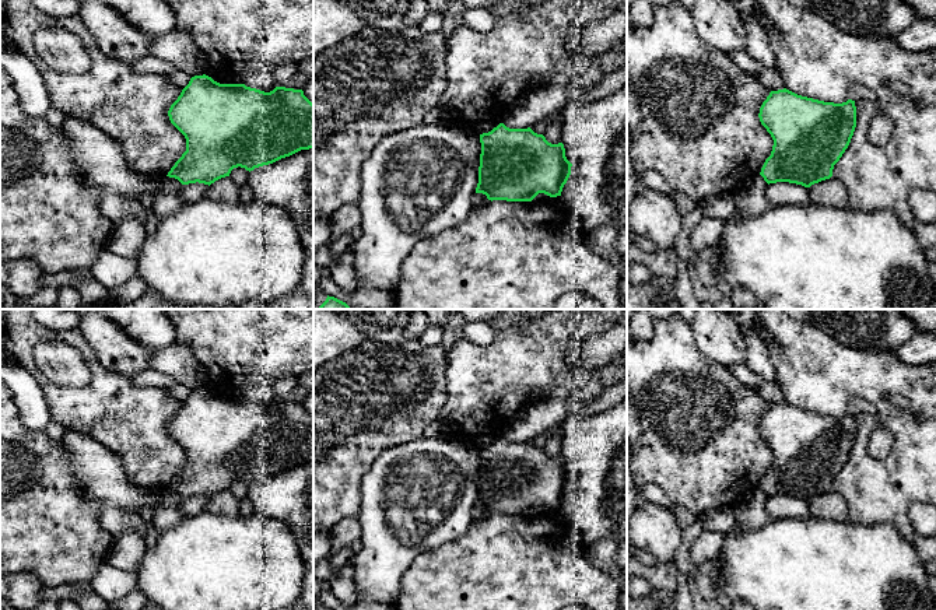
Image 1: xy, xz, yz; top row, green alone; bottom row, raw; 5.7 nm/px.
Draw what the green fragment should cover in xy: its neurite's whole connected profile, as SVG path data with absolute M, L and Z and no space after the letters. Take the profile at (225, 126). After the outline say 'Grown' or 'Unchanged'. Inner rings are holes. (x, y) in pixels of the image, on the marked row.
M194 76L182 90L168 111L171 123L185 136L186 151L175 162L166 176L178 179L182 185L204 183L229 176L234 168L255 168L273 164L301 150L313 148L313 104L302 90L276 87L270 92L246 87L245 84L220 84L211 77Z. Unchanged

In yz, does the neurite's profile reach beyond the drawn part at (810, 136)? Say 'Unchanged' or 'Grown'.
Unchanged

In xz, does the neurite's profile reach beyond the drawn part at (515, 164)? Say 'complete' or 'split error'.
complete

